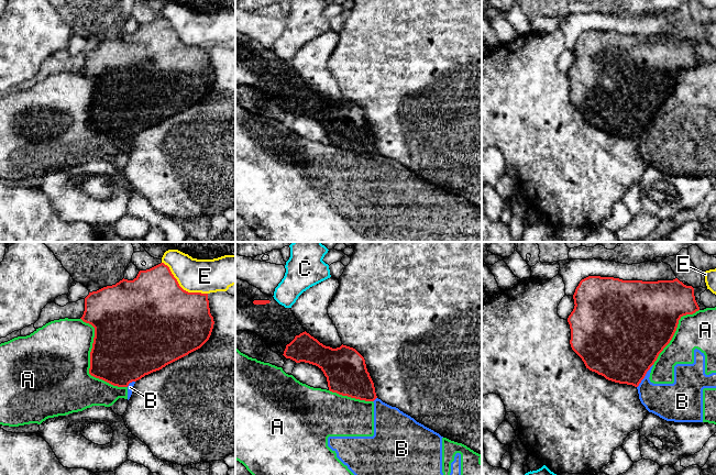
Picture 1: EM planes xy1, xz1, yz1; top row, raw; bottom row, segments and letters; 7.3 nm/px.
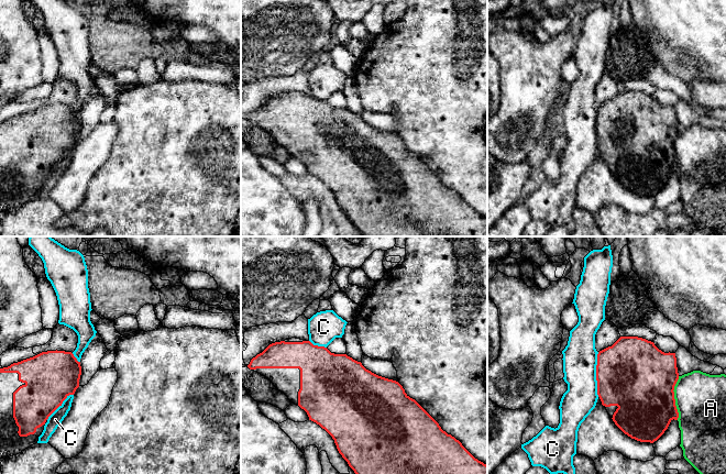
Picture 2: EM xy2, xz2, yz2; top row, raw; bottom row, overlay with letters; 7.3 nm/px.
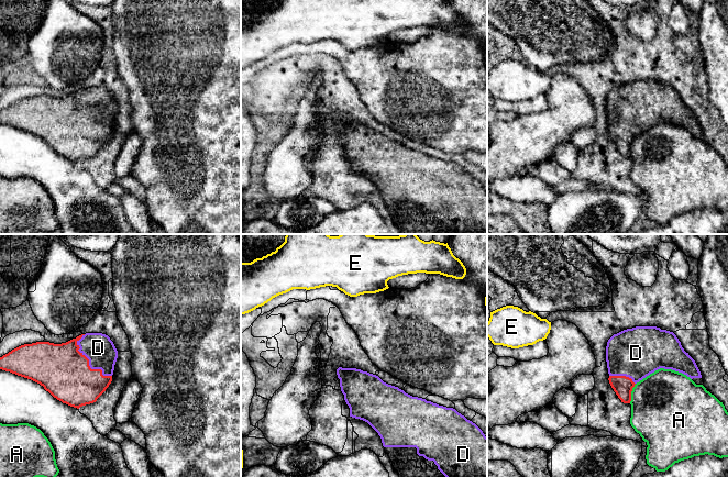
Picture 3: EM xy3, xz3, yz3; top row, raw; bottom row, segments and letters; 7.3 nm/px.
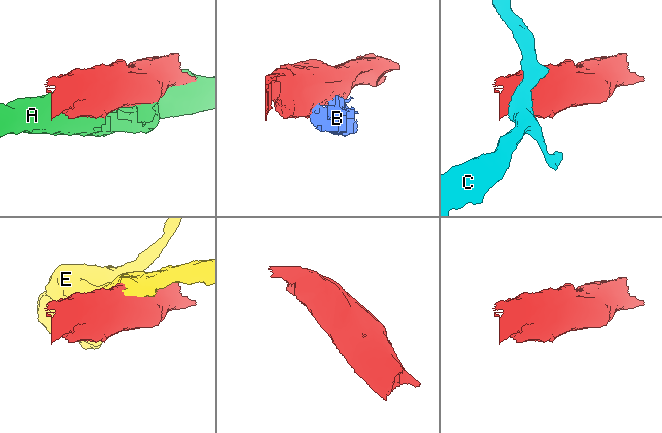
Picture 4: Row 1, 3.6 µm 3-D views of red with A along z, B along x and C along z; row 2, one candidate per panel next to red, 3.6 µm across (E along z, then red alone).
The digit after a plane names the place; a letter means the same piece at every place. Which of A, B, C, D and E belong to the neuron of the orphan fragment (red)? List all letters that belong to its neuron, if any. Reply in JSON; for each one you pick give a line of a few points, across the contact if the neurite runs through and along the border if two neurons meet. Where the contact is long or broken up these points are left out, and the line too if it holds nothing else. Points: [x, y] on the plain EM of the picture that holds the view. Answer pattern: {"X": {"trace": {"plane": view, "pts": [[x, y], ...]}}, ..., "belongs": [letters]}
{"belongs": ["D"]}

